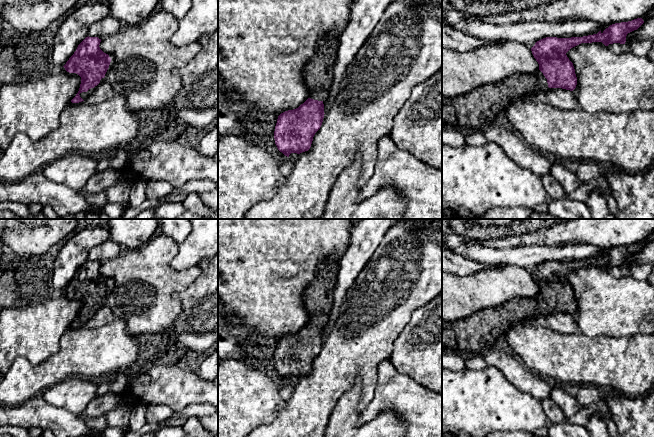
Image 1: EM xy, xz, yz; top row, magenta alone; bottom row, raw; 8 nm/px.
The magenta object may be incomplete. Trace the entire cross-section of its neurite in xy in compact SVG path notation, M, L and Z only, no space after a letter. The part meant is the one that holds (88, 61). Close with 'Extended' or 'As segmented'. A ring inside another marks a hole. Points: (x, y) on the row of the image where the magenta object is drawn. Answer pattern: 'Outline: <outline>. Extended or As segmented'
Outline: M86 37L63 66L67 72L81 77L79 91L72 103L84 101L95 86L105 81L111 58L100 49L100 42L98 37Z. Extended

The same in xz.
Outline: M327 37L319 42L319 46L304 68L304 81L309 91L309 98L298 108L288 110L278 116L274 131L275 144L280 152L289 157L291 153L300 154L311 147L315 133L320 129L324 118L323 101L332 85L333 69L337 56L338 38Z. Extended

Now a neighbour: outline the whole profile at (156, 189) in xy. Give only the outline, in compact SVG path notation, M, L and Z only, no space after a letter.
M162 180L149 181L146 188L146 197L149 200L164 198L171 194L173 186Z

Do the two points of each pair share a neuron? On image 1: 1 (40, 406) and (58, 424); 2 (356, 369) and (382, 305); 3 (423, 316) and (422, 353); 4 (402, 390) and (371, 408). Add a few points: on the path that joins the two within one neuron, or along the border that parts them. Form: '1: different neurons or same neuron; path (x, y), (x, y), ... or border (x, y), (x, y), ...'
1: same neuron; path (44, 410), (54, 420)
2: same neuron; path (356, 353), (356, 344), (363, 336), (369, 321)
3: same neuron; path (423, 325), (423, 344)
4: same neuron; path (394, 392), (379, 403)

